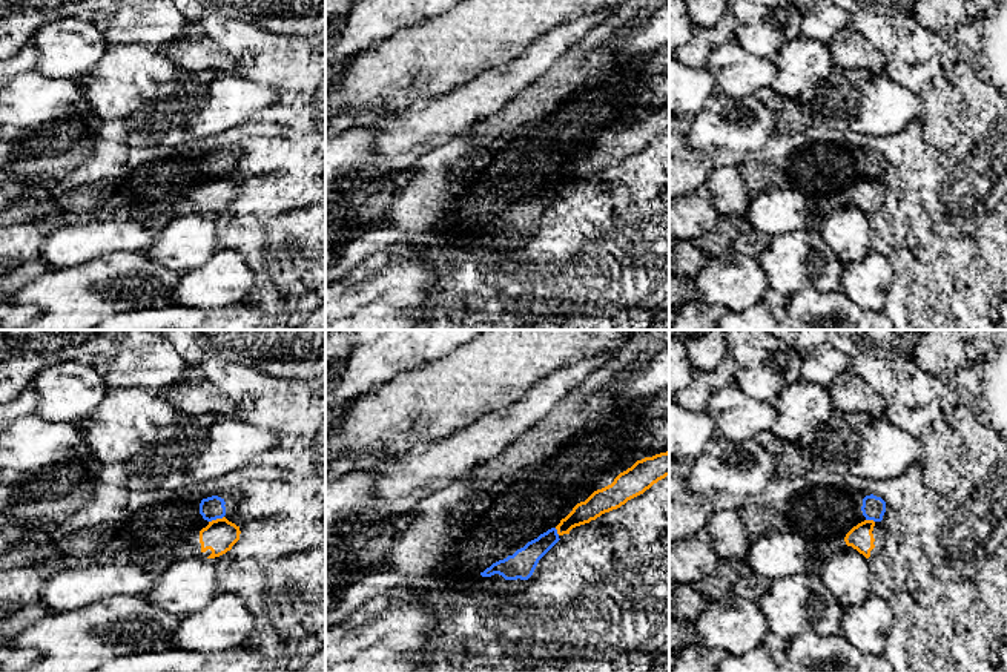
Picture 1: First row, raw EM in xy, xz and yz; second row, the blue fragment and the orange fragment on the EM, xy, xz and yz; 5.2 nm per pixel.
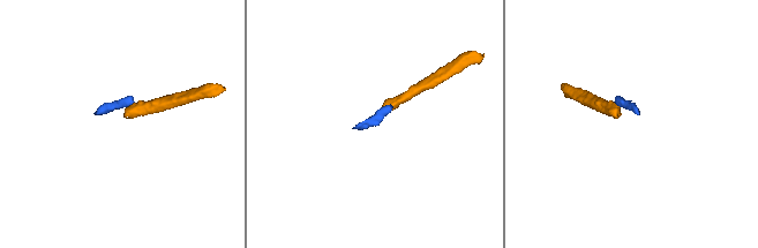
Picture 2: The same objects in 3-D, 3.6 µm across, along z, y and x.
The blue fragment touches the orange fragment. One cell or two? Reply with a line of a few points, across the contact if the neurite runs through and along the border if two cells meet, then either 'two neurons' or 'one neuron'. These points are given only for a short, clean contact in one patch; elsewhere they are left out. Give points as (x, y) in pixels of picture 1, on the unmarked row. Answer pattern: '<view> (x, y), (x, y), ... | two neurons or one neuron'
xy (223, 172), (209, 178) | two neurons

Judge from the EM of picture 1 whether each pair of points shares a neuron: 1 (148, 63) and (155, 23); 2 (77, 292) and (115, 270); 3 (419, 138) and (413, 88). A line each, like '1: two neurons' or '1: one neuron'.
1: two neurons
2: one neuron
3: two neurons

